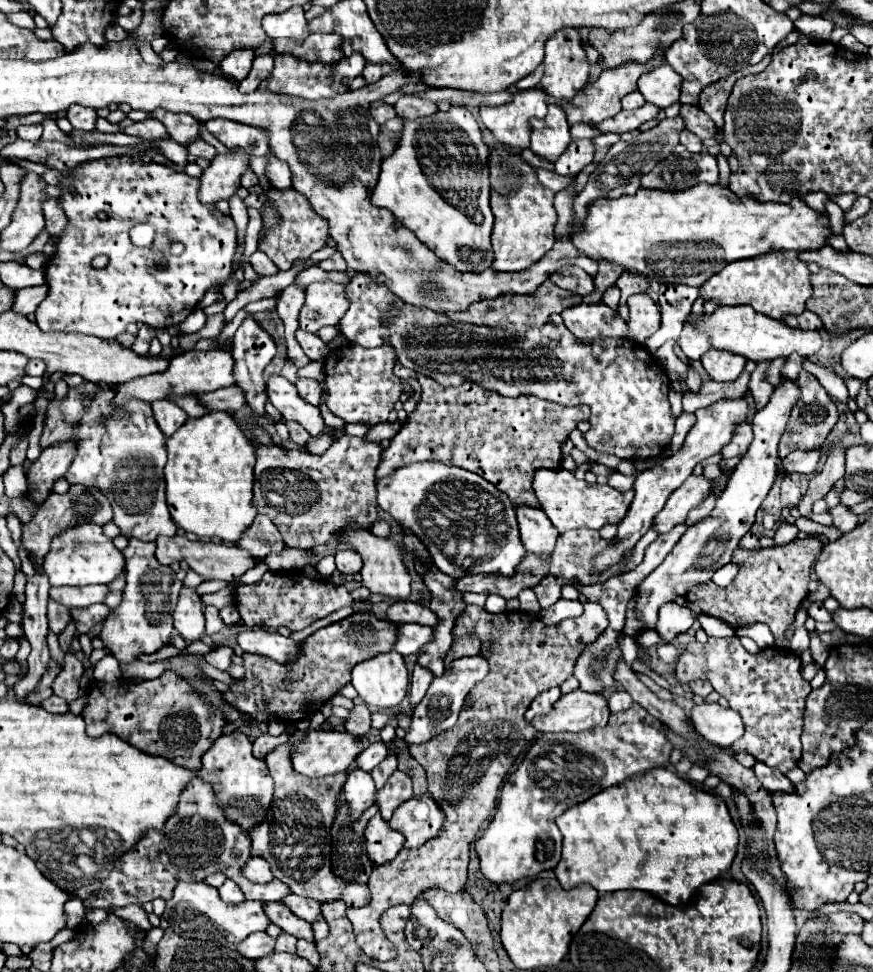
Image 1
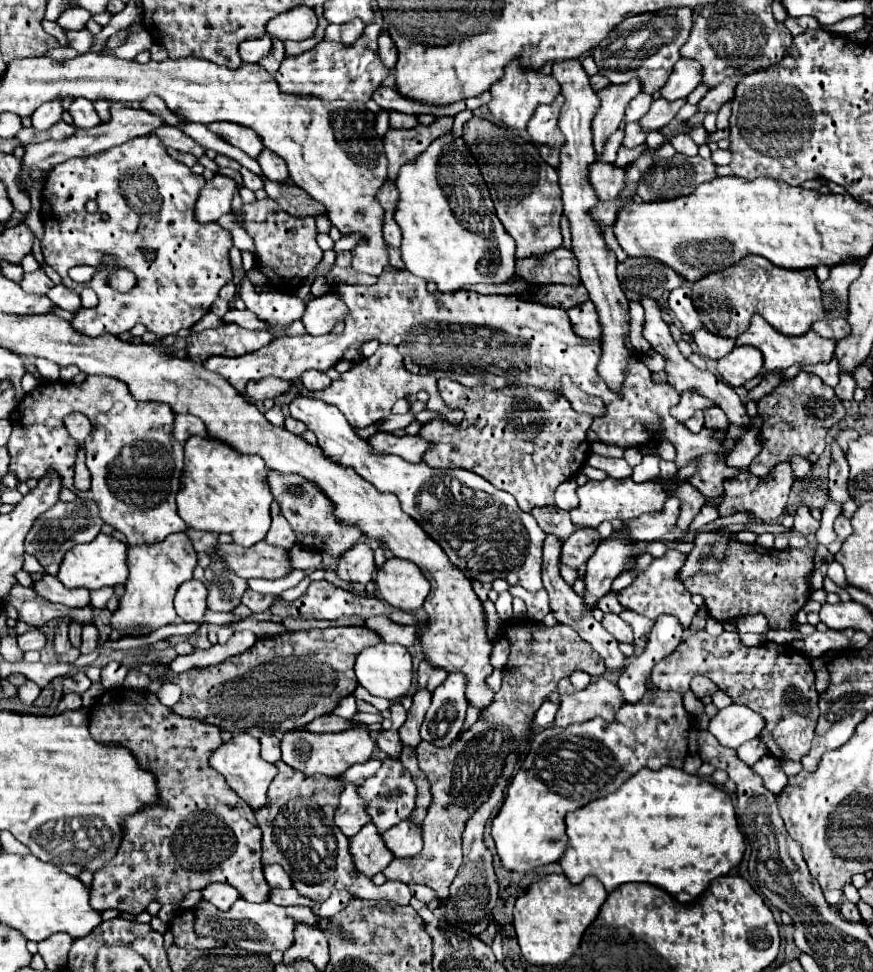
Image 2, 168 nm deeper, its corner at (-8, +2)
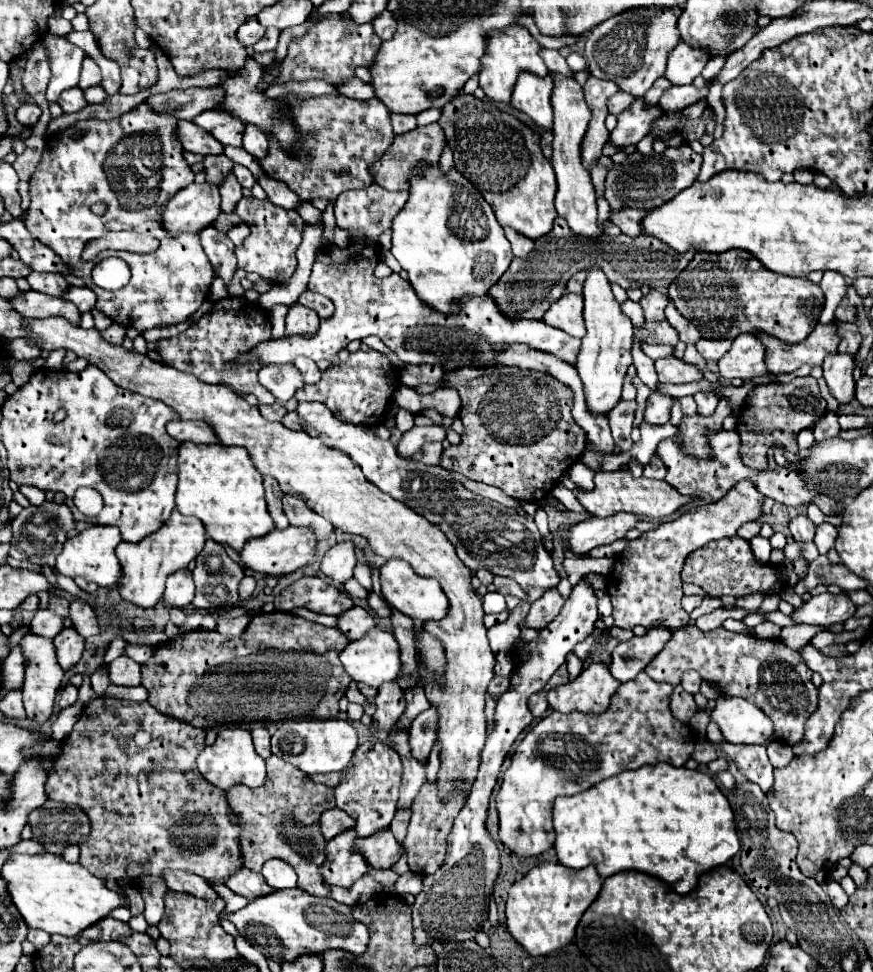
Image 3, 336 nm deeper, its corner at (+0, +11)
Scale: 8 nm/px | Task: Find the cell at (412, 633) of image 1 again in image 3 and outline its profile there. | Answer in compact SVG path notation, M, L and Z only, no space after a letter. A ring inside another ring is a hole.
M352 607L348 611L344 611L340 617L338 617L338 623L336 623L338 631L342 631L348 641L356 641L360 639L368 629L376 627L376 621L374 617L362 609L362 607Z

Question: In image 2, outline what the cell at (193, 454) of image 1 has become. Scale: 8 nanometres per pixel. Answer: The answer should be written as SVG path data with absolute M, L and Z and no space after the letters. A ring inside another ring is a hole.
M190 436L184 444L182 486L176 494L178 516L188 528L204 532L230 532L234 542L248 548L264 540L270 528L272 494L266 482L268 468L260 456L238 454L216 438Z

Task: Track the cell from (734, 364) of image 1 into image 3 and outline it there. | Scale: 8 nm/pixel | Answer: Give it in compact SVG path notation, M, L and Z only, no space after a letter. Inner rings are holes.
M738 335L732 341L732 349L718 361L720 375L724 379L754 379L768 373L766 369L766 347L756 335Z

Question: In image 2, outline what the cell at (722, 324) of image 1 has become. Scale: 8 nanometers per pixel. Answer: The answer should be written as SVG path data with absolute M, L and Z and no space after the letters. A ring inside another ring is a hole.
M754 314L754 318L750 320L748 330L742 336L736 338L736 346L744 346L744 344L754 346L764 354L764 370L766 372L770 372L770 370L786 370L788 366L798 364L798 362L816 364L816 362L822 362L822 360L830 360L834 356L834 348L836 348L836 340L822 338L812 330L802 334L802 336L786 336L786 334L774 330L774 326L770 326L758 314Z

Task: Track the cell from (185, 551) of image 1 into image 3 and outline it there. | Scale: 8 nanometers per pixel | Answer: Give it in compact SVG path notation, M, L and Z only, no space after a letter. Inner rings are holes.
M286 527L286 529L274 529L270 535L262 537L262 539L252 539L250 543L246 543L246 547L242 549L240 557L244 559L244 563L254 569L260 571L264 575L274 575L274 577L282 577L288 573L298 571L300 567L312 563L314 553L316 553L316 545L318 539L314 535L312 529L306 527Z

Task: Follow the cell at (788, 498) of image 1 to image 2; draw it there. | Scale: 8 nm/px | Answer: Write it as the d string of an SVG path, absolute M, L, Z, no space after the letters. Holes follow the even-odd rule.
M798 506L798 510L794 512L794 530L798 530L804 536L810 536L818 530L820 522L810 514L810 508L806 506Z

